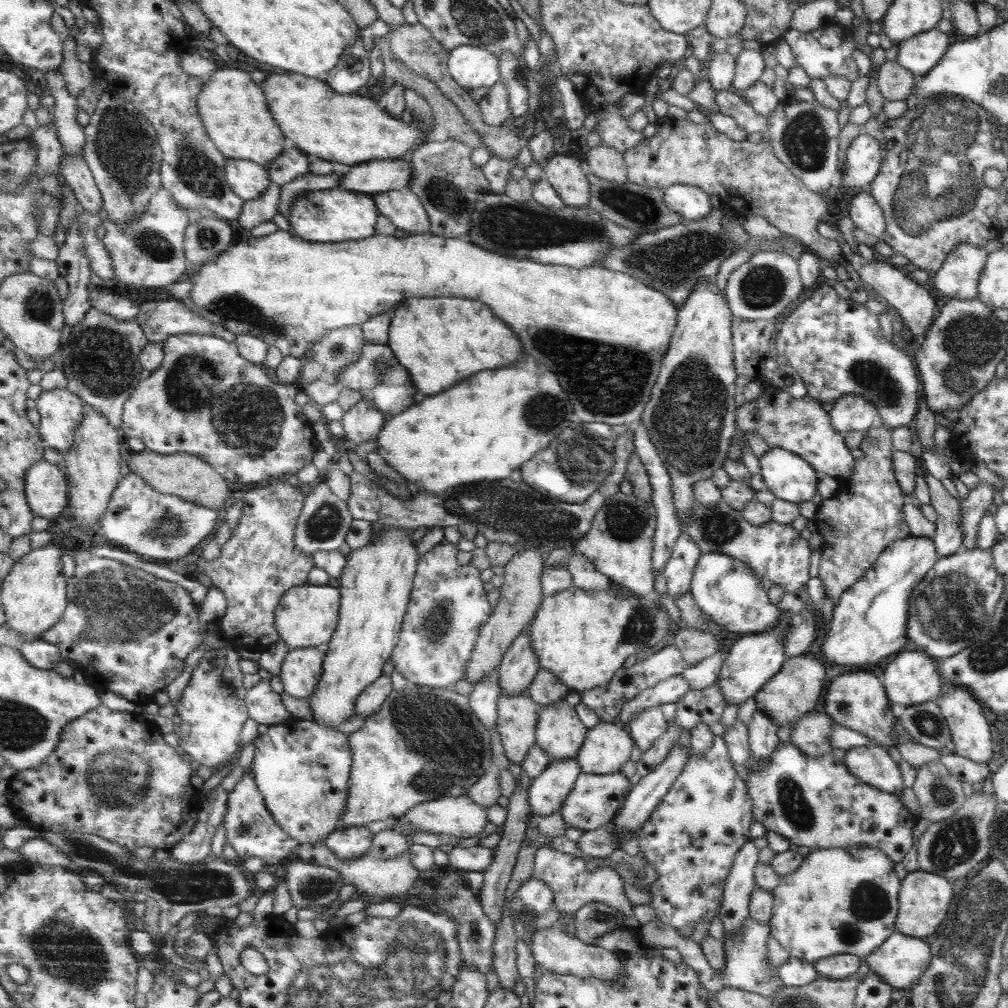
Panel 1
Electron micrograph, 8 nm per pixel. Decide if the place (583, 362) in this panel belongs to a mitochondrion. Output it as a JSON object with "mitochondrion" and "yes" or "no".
{"mitochondrion":"yes"}

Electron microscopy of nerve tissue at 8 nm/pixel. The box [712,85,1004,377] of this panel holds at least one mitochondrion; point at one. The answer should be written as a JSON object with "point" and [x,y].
{"point":[940,140]}

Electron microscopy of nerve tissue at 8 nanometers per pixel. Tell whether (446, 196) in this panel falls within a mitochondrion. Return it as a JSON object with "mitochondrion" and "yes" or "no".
{"mitochondrion":"yes"}

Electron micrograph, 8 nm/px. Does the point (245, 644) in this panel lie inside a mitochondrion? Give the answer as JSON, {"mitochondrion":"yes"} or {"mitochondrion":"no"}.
{"mitochondrion":"no"}

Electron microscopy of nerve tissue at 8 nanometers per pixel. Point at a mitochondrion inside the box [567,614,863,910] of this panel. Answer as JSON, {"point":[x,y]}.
{"point":[791,800]}

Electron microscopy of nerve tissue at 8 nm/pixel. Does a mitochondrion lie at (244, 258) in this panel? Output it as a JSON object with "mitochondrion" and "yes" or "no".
{"mitochondrion":"no"}

